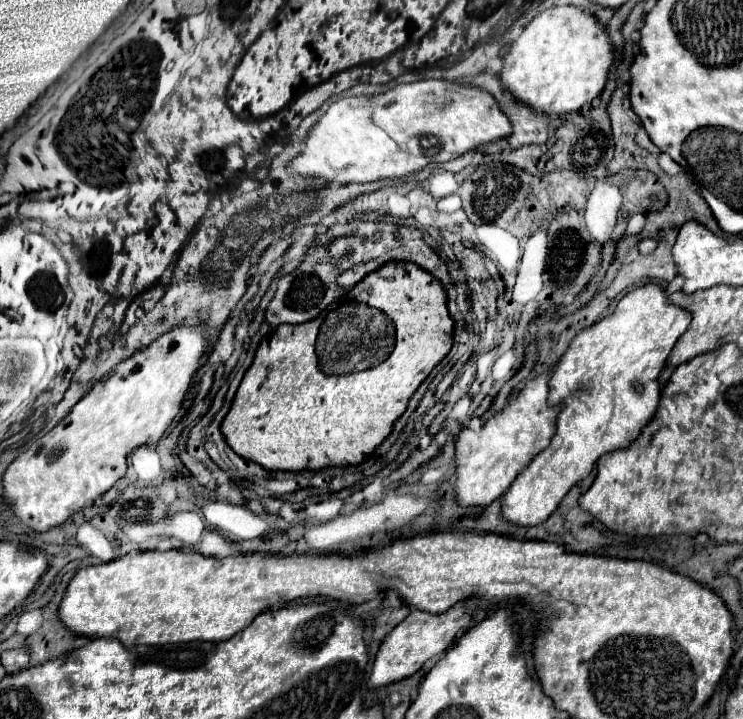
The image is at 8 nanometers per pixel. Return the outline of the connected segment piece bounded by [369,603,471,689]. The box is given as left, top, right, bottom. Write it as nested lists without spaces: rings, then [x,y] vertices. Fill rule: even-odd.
[[[457,603],[451,611],[445,611],[441,615],[429,615],[425,611],[411,611],[405,621],[401,621],[383,641],[377,659],[373,663],[373,673],[369,677],[369,689],[385,687],[397,681],[403,681],[411,675],[415,675],[425,661],[443,655],[459,637],[459,631],[469,625],[471,617],[465,615],[465,603]]]

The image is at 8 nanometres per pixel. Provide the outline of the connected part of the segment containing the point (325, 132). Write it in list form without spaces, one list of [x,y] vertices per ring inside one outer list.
[[[421,79],[413,83],[399,83],[393,89],[373,97],[347,97],[335,101],[327,113],[317,121],[305,139],[305,149],[289,163],[291,173],[311,175],[327,183],[371,183],[379,179],[399,179],[421,171],[431,161],[445,163],[465,155],[467,151],[499,141],[513,133],[509,117],[489,91],[453,83],[445,79]]]

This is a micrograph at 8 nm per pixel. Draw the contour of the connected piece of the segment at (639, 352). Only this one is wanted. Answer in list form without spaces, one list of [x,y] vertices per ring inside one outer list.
[[[643,285],[629,291],[617,303],[611,315],[577,333],[577,337],[569,343],[567,353],[561,355],[559,365],[549,381],[549,405],[563,407],[555,419],[555,435],[549,447],[531,461],[531,465],[511,483],[509,491],[503,495],[501,515],[507,523],[519,527],[545,523],[567,491],[593,471],[593,465],[603,453],[625,449],[625,445],[629,447],[641,435],[641,429],[651,421],[659,405],[661,389],[657,377],[667,355],[671,353],[677,339],[685,333],[689,323],[689,311],[671,305],[661,285]]]

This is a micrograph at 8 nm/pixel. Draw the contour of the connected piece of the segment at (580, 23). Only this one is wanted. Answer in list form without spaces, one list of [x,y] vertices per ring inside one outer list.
[[[553,5],[539,13],[511,43],[511,51],[505,55],[505,63],[501,69],[501,81],[509,93],[513,93],[519,101],[531,105],[537,113],[567,113],[581,109],[585,103],[591,103],[607,83],[609,67],[613,65],[613,43],[605,25],[601,25],[595,17],[593,9],[573,7],[573,5]]]

